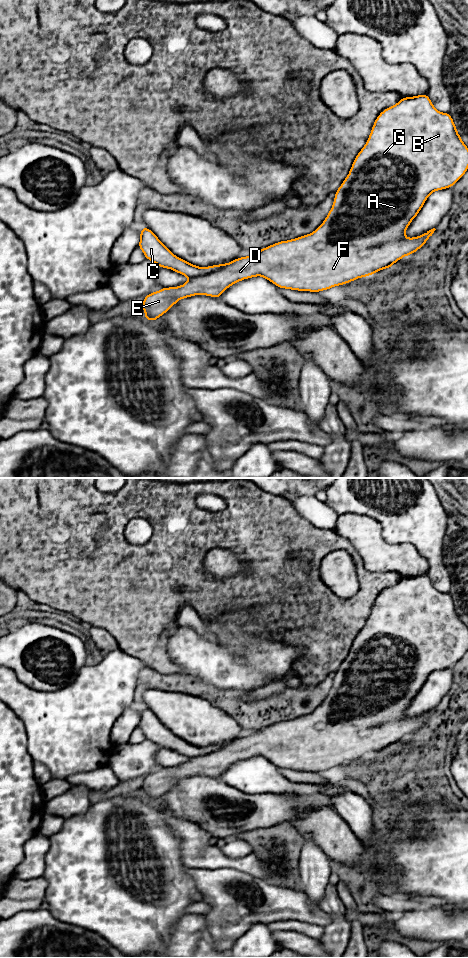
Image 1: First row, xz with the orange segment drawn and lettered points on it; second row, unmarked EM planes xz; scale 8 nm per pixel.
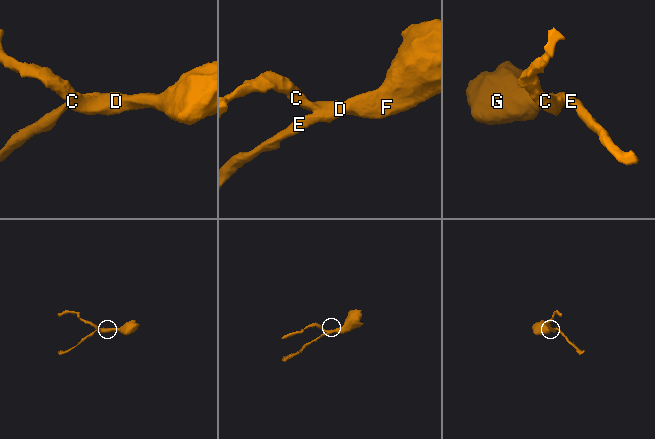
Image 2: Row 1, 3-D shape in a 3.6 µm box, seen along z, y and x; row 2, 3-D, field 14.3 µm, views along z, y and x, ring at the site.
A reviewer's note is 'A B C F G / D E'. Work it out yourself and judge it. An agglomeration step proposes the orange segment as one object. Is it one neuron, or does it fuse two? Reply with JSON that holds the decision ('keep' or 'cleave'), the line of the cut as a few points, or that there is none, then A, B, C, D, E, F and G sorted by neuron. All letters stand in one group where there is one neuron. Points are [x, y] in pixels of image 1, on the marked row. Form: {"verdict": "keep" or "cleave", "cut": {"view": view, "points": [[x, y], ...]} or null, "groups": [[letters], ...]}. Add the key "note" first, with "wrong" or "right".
{"note": "wrong", "verdict": "keep", "cut": null, "groups": [["A", "B", "C", "D", "E", "F", "G"]]}

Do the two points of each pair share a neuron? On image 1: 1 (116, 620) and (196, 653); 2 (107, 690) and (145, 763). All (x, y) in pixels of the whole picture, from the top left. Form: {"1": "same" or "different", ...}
{"1": "different", "2": "different"}

